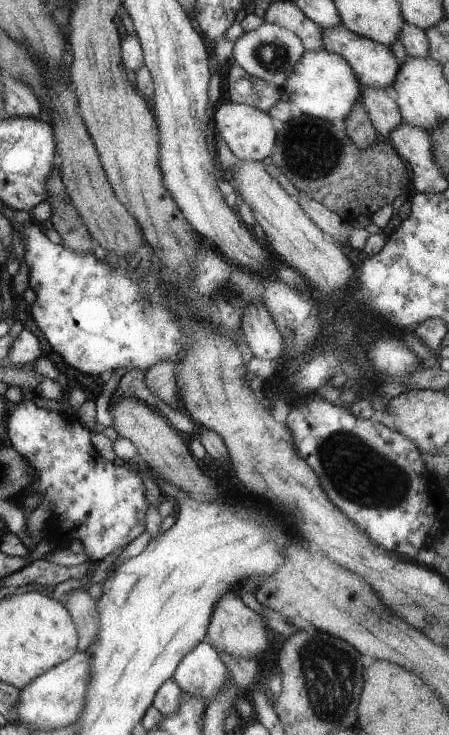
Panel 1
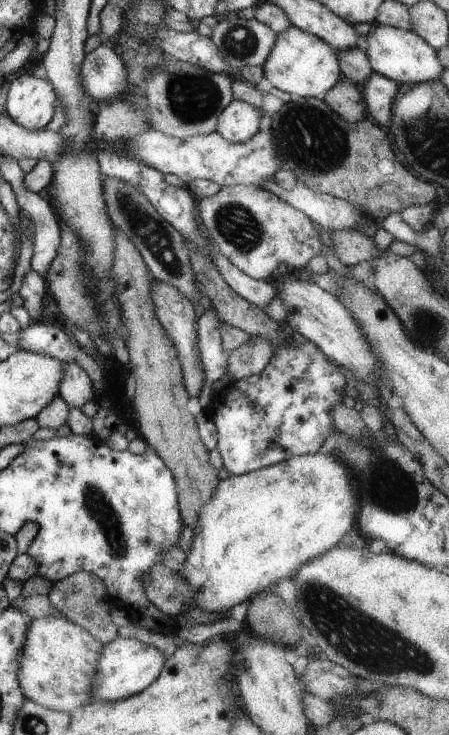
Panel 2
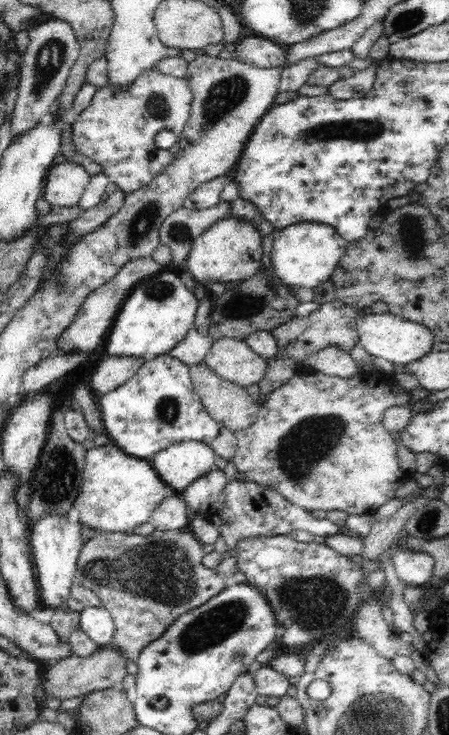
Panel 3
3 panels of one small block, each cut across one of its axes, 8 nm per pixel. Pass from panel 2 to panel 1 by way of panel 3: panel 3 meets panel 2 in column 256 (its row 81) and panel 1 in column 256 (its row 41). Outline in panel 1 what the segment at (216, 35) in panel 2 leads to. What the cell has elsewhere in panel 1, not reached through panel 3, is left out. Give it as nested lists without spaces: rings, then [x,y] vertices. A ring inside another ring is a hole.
[[[263,22],[256,30],[245,32],[234,44],[232,57],[234,62],[250,76],[276,85],[282,90],[288,76],[292,74],[296,62],[302,58],[305,48],[294,32],[280,28],[277,24]]]

